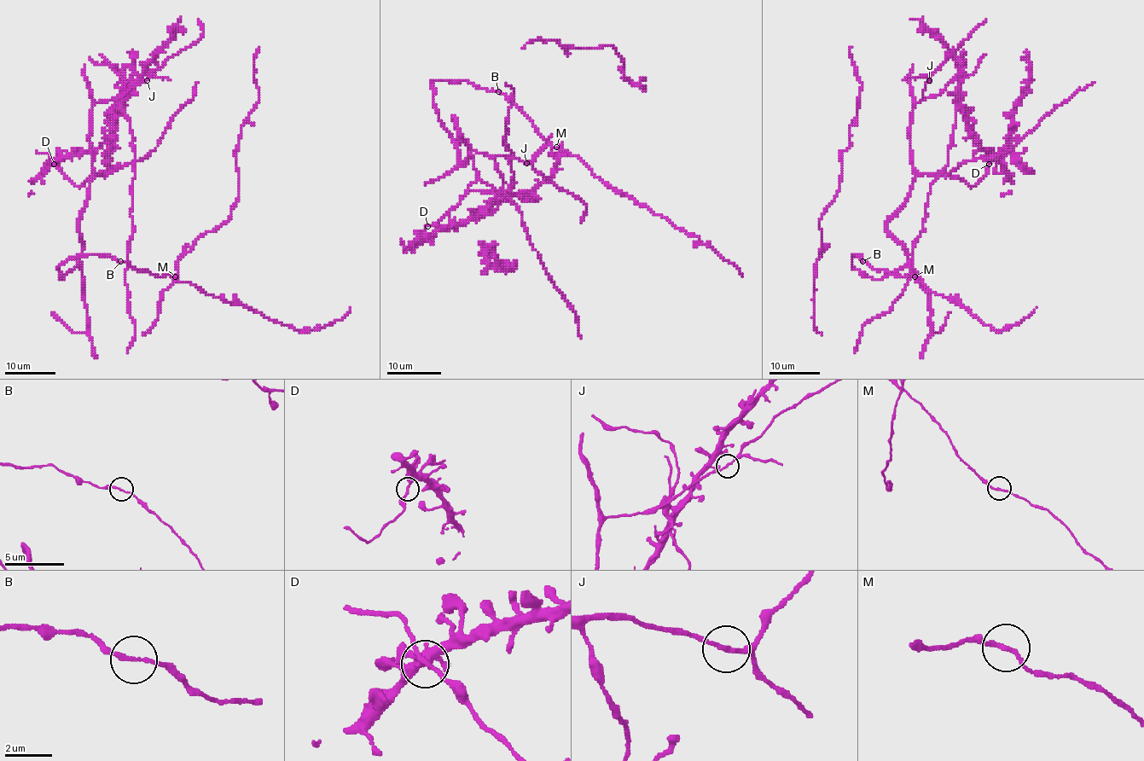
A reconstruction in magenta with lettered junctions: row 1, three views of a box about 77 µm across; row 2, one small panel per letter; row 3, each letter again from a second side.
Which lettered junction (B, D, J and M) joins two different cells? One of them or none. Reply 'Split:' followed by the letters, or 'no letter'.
Split: no letter

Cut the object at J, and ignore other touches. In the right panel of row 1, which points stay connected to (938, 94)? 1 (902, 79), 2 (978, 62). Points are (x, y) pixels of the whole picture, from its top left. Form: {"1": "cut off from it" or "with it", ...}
{"1": "cut off from it", "2": "with it"}

